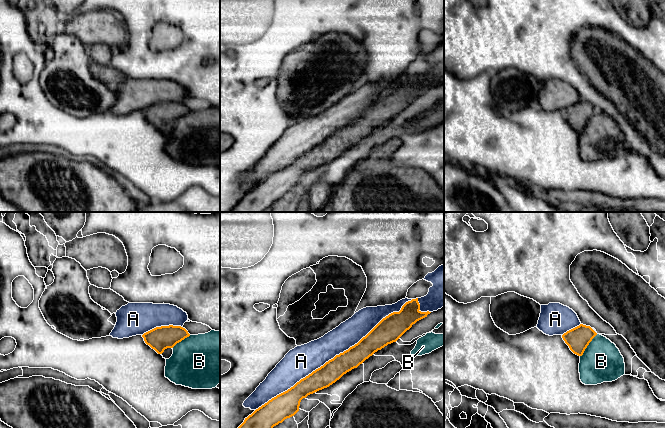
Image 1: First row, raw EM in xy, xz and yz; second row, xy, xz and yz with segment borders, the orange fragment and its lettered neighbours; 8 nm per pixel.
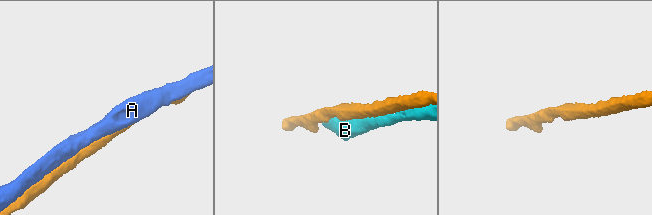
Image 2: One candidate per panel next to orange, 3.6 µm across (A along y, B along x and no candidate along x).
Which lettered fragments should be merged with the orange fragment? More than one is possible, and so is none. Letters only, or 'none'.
none

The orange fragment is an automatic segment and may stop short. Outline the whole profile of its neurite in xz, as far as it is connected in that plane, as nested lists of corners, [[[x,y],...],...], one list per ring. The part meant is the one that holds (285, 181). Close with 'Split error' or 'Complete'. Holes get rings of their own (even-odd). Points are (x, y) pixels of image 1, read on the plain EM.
[[[418,74],[406,78],[399,88],[383,94],[357,120],[256,185],[230,212],[264,212],[274,202],[294,192],[303,174],[335,159],[375,128],[396,118],[413,100],[430,89],[420,87]]]. Complete

